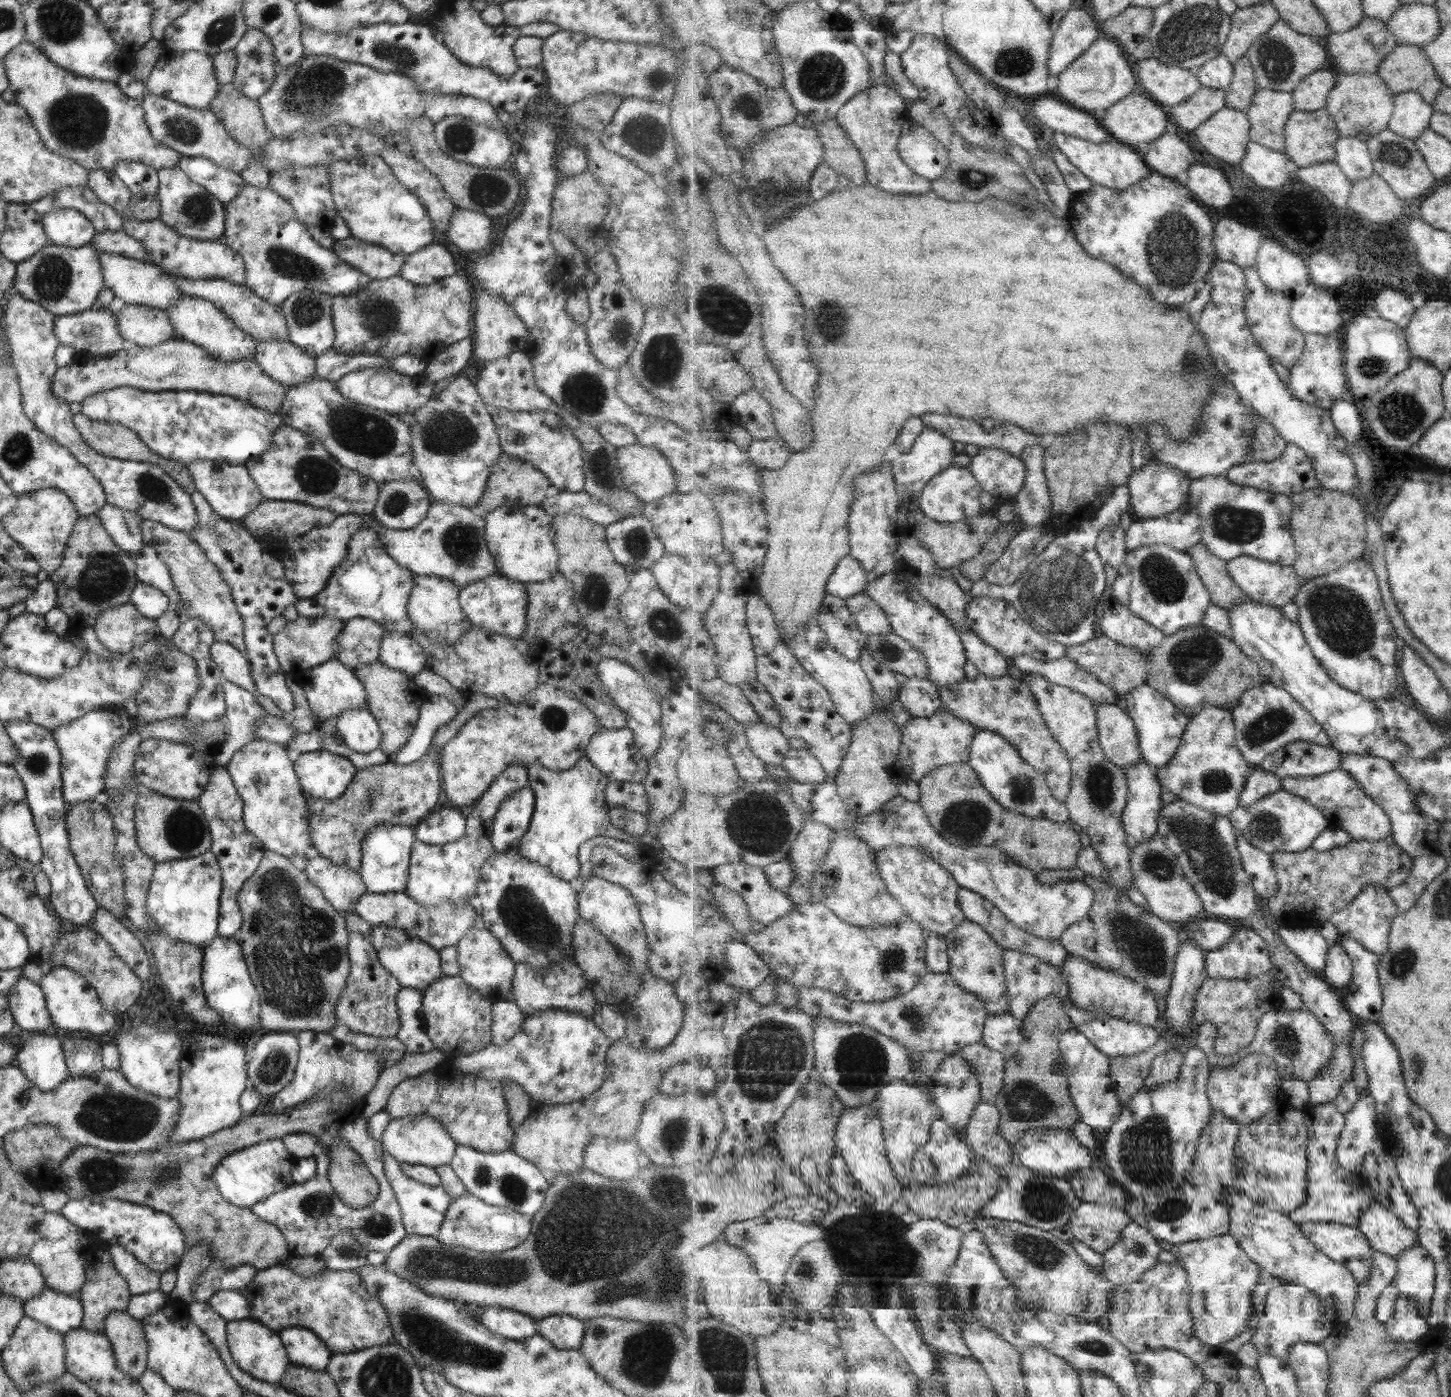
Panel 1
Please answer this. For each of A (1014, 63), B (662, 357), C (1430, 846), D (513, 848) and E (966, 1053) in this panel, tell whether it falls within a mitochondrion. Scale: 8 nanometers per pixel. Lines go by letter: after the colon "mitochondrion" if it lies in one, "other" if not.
A: mitochondrion
B: mitochondrion
C: other
D: other
E: other

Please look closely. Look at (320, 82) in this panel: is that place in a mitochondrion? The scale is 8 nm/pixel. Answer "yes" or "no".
yes

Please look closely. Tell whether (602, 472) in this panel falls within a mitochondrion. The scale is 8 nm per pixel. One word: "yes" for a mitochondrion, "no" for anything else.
yes

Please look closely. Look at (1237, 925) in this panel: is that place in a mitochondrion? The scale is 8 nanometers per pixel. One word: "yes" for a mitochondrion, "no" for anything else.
no

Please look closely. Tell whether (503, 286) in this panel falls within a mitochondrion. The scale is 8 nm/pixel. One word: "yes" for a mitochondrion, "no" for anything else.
no

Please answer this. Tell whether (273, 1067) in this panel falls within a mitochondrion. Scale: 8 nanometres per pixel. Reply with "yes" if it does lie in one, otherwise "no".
yes

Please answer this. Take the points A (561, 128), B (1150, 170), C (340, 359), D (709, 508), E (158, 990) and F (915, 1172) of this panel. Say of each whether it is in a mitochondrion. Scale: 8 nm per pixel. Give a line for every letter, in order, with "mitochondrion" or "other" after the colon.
A: other
B: other
C: other
D: other
E: other
F: other

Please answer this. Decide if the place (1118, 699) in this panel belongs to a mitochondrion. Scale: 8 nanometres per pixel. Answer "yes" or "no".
no

